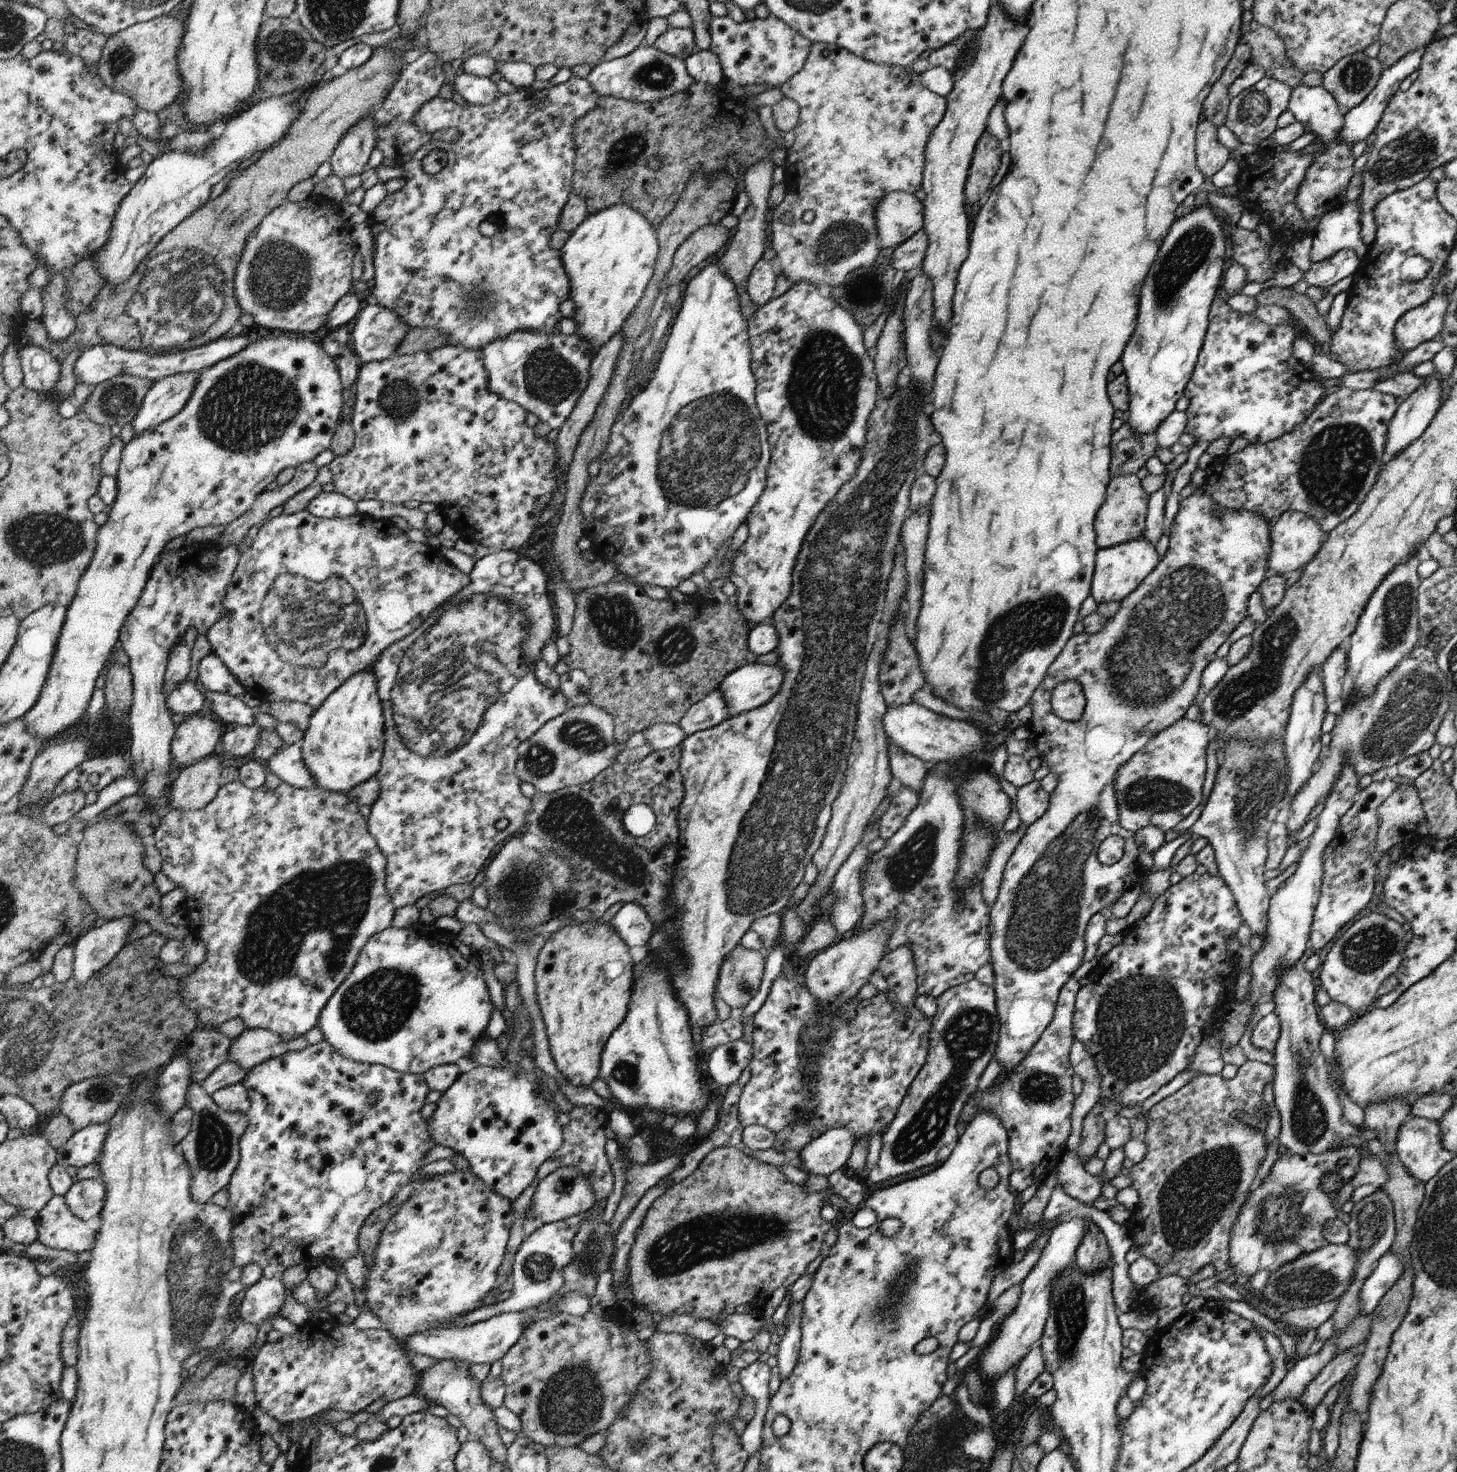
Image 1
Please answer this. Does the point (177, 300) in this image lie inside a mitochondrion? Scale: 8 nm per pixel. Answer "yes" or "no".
yes

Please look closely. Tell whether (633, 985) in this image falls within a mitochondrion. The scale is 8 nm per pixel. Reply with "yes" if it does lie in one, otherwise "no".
no

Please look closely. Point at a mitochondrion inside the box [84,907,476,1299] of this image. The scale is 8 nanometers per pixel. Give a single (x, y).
(376, 1008)

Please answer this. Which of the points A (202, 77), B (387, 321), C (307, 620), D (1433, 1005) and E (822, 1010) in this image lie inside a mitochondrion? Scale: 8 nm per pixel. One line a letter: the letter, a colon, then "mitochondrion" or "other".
A: other
B: other
C: mitochondrion
D: other
E: other

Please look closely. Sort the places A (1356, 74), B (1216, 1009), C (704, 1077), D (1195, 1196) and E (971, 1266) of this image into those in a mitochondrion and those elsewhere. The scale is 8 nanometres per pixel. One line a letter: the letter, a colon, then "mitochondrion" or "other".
A: mitochondrion
B: other
C: other
D: mitochondrion
E: other

